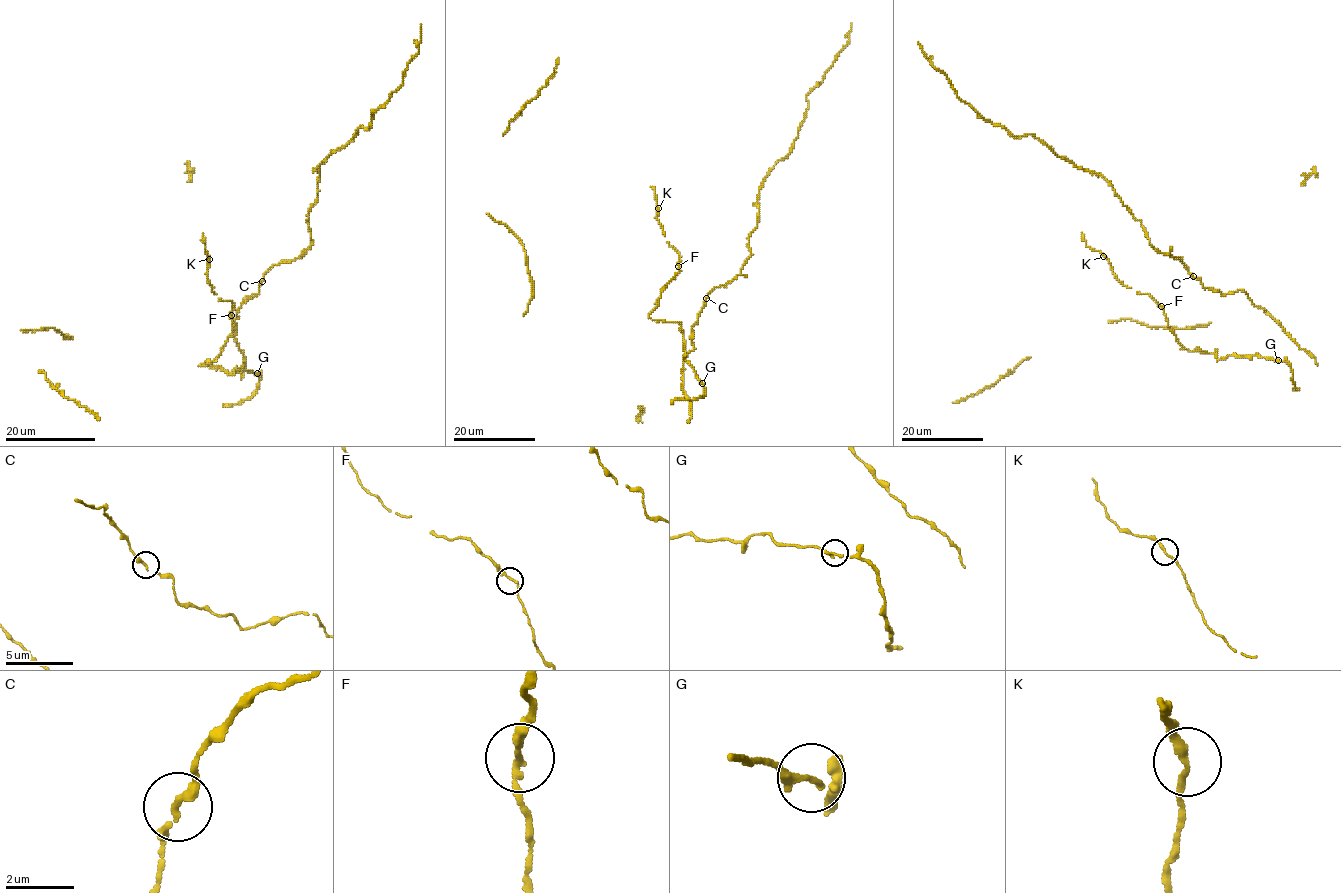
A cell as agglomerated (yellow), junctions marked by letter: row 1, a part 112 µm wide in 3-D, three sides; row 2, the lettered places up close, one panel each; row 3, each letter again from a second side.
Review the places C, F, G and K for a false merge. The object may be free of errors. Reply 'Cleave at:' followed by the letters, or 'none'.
Cleave at: none

